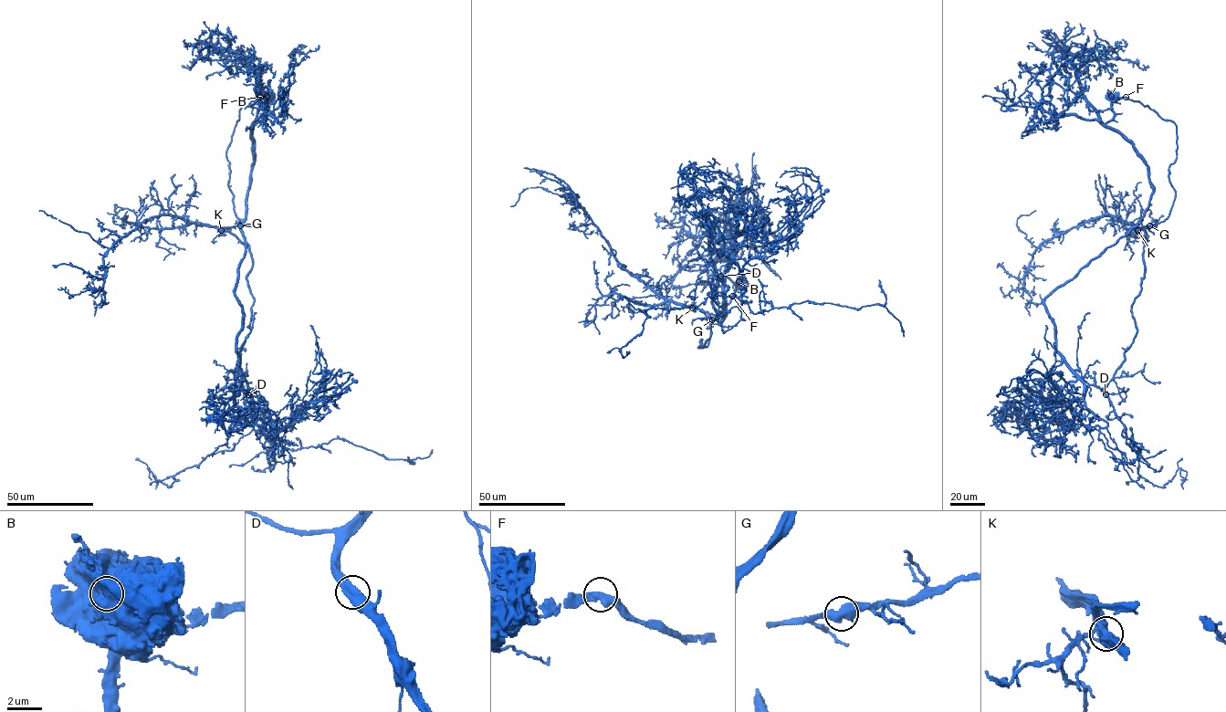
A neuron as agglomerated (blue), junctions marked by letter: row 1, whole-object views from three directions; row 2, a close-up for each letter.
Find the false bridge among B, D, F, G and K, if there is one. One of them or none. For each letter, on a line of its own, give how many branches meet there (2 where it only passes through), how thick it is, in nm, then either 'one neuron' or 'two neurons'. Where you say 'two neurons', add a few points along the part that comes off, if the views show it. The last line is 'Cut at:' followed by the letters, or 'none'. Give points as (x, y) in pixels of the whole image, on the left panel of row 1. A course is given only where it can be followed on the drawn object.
B: branches 2; calibre 1050 nm; two neurons; course (267, 95), (239, 109), (240, 225), (222, 228), (252, 259), (254, 429), (294, 450), (432, 449)
D: branches 2; calibre 550 nm; one neuron
F: branches 2; calibre 400 nm; one neuron
G: branches 2; calibre 550 nm; one neuron
K: branches 2; calibre 550 nm; one neuron
Cut at: B

